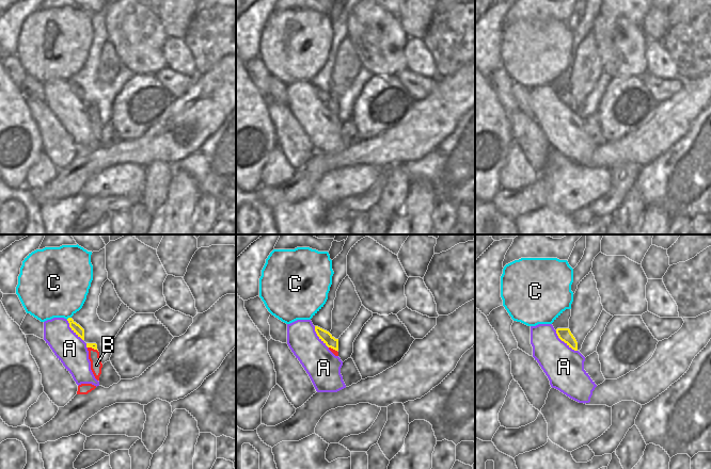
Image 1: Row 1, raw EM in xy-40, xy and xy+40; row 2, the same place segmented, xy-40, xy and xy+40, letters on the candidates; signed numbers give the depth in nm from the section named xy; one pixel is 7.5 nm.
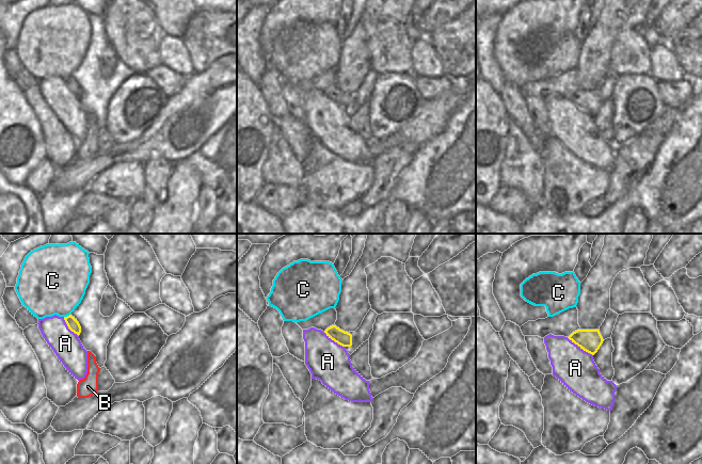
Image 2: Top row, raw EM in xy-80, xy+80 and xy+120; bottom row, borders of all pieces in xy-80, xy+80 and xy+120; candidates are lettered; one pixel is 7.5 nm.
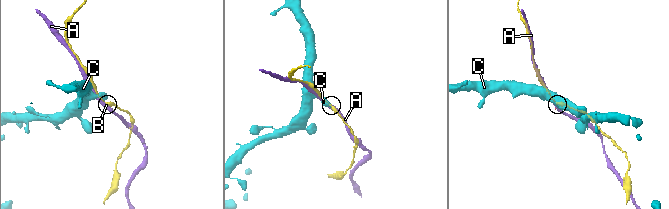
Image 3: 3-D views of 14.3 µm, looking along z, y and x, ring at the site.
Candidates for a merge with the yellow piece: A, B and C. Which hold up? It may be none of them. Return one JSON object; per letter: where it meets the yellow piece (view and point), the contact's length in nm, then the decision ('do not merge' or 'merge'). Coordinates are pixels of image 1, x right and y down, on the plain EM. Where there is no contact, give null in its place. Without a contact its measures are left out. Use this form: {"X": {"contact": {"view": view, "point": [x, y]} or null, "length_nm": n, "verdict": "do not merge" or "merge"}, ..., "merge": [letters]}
{"A": {"contact": {"view": "xy+40", "point": [565, 103]}, "length_nm": 220, "verdict": "do not merge"}, "B": {"contact": {"view": "xy-40", "point": [93, 109]}, "length_nm": 90, "verdict": "do not merge"}, "C": {"contact": {"view": "xy-40", "point": [68, 79]}, "length_nm": 40, "verdict": "do not merge"}, "merge": []}

